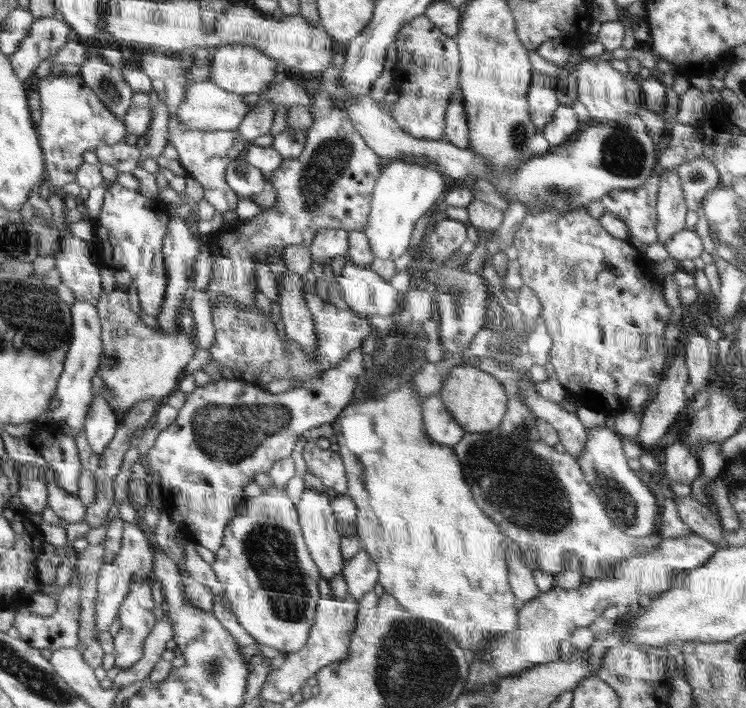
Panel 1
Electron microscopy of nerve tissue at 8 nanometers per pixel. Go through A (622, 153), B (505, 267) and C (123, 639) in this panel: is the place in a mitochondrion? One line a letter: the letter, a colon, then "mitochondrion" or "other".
A: mitochondrion
B: other
C: other

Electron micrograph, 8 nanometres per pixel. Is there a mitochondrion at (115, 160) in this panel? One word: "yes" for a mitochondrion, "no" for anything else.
yes

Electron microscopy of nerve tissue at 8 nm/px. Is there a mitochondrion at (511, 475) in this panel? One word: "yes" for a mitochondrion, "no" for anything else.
yes

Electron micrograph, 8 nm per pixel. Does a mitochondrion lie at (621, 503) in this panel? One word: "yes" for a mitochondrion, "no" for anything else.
yes

